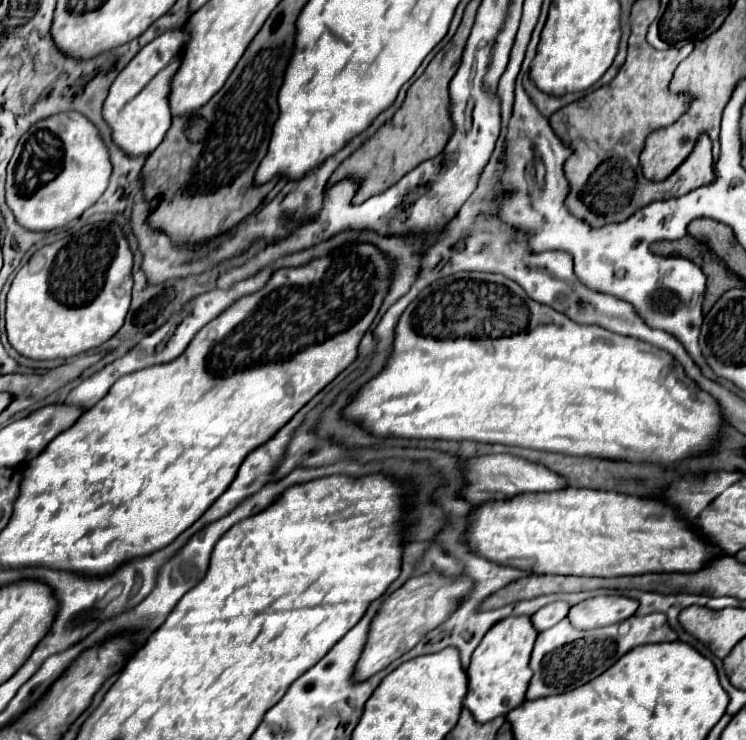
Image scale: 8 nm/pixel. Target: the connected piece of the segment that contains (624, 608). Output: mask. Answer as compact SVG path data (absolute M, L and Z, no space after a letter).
M595 596L575 604L569 610L567 618L573 624L573 628L601 628L633 616L637 606L639 602L627 596Z

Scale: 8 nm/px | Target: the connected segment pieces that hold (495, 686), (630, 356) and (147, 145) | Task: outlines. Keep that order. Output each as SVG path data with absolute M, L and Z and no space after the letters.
M509 616L497 622L481 640L471 656L469 674L469 694L465 698L465 708L471 710L477 722L485 724L497 716L507 716L509 710L519 708L525 702L525 694L531 682L529 656L537 632L531 626L529 616Z
M459 272L453 276L445 276L429 284L421 294L405 308L397 322L397 336L393 340L393 350L385 368L365 382L359 392L351 398L351 402L343 408L343 420L357 424L361 430L369 432L375 438L433 438L433 440L475 440L489 444L507 444L521 446L533 450L549 450L571 456L601 456L615 460L631 460L631 462L661 462L665 466L675 464L687 456L697 456L707 452L711 442L715 440L719 426L723 422L721 412L713 396L703 392L691 378L685 376L681 364L667 352L629 338L613 334L599 326L581 326L569 320L565 314L553 310L551 306L539 304L531 300L525 290L509 280L503 274L491 272Z
M171 30L157 36L139 54L117 74L115 82L109 88L109 94L103 104L103 120L111 128L113 142L121 148L121 152L129 158L147 156L157 148L171 126L169 114L169 82L179 68L181 62L181 48L185 46L185 30Z

